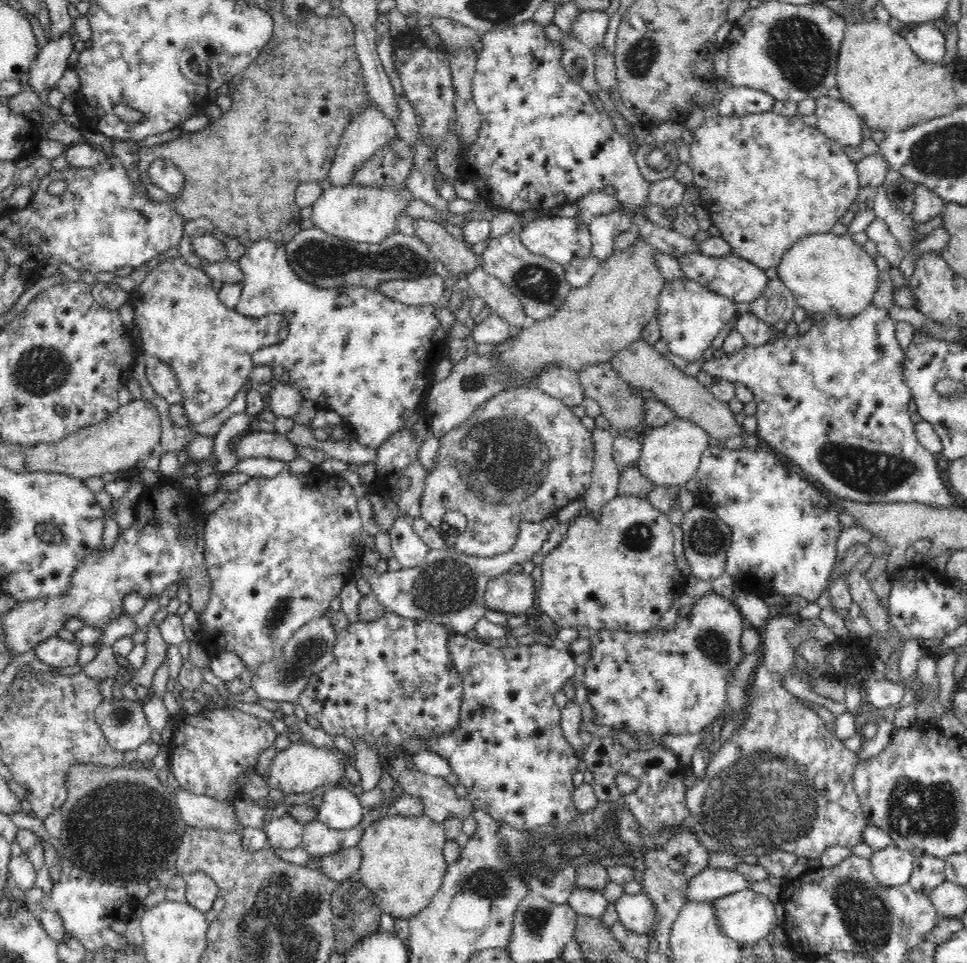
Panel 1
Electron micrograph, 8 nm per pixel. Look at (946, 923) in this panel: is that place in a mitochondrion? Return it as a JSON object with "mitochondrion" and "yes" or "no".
{"mitochondrion":"no"}

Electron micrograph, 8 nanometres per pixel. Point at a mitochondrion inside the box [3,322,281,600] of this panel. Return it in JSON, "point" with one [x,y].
{"point":[42,370]}

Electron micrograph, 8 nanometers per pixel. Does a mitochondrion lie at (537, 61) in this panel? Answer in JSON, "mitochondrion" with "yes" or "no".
{"mitochondrion":"no"}

